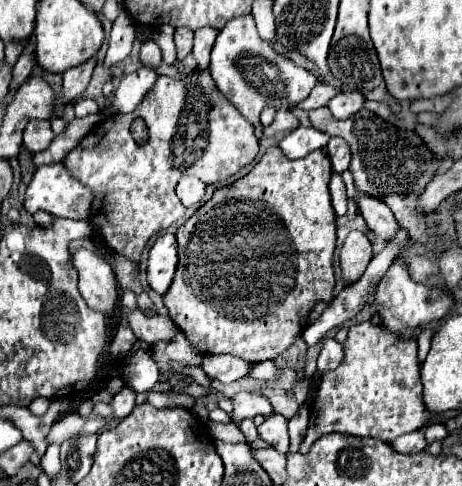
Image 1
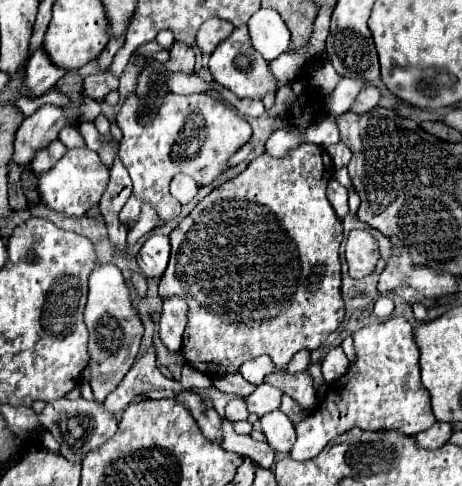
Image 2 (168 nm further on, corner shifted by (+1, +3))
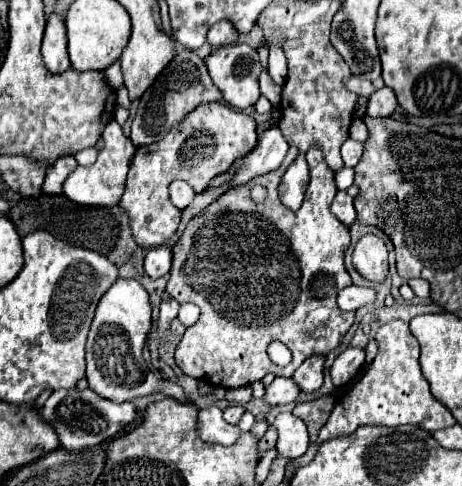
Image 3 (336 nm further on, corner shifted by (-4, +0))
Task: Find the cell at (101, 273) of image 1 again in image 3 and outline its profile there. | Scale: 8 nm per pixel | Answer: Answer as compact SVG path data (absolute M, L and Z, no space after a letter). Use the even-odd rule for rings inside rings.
M119 277L109 287L109 291L99 299L91 323L89 341L87 341L89 389L115 403L131 401L139 395L149 395L149 393L163 393L165 397L179 399L179 403L189 403L189 397L181 385L161 379L159 371L143 361L141 351L149 331L151 331L151 305L147 291L141 287L137 279Z

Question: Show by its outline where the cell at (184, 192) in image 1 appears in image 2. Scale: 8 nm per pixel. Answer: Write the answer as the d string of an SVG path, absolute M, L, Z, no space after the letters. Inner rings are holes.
M178 174L172 178L170 182L170 194L180 202L180 204L188 204L198 192L198 184L184 174Z

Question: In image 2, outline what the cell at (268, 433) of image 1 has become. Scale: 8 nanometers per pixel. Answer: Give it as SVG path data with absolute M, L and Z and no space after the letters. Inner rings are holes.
M280 410L270 412L260 418L260 424L262 424L262 432L268 438L268 444L276 452L290 452L290 448L296 442L296 432L292 420L284 412Z

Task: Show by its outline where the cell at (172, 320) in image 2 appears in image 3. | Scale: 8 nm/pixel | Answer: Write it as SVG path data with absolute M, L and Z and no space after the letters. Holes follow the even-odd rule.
M181 303L181 305L179 305L177 319L179 319L185 327L191 327L191 325L199 319L199 307L193 305L193 303Z

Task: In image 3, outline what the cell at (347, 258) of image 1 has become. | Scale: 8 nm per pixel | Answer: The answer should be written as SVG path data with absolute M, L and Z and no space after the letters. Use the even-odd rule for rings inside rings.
M363 235L353 249L353 265L365 279L383 283L389 271L387 247L377 235Z

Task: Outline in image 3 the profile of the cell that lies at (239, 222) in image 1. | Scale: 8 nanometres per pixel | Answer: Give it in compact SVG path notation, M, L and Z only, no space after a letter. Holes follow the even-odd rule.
M289 147L281 167L251 179L253 185L263 185L267 189L263 203L253 203L249 197L247 187L251 187L251 183L245 183L243 187L231 187L219 195L203 213L193 217L187 229L181 233L179 241L173 245L173 267L167 281L167 293L177 301L191 301L201 309L199 321L187 327L175 351L177 365L189 377L207 379L207 383L223 389L251 385L253 381L263 379L267 373L277 377L291 377L307 357L331 353L353 325L355 313L347 313L337 307L337 293L351 285L351 277L343 265L343 255L351 243L351 237L349 227L343 225L329 209L337 193L337 185L335 173L325 163L319 147L311 147L305 153L311 181L305 191L303 205L297 211L291 211L277 195L279 181L287 167L297 159L297 155L299 151ZM271 341L285 343L293 353L293 359L287 367L277 367L267 357L267 347Z

